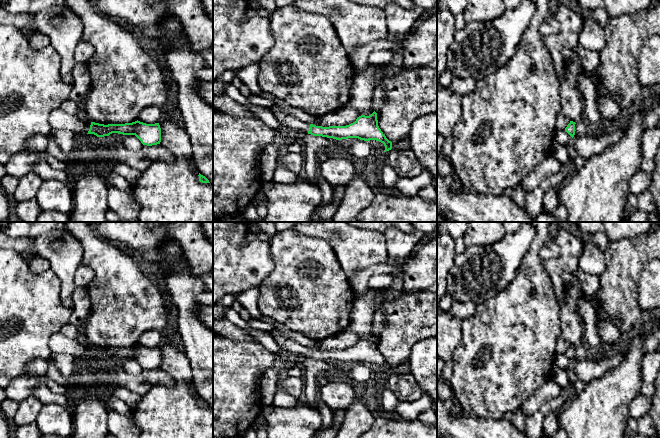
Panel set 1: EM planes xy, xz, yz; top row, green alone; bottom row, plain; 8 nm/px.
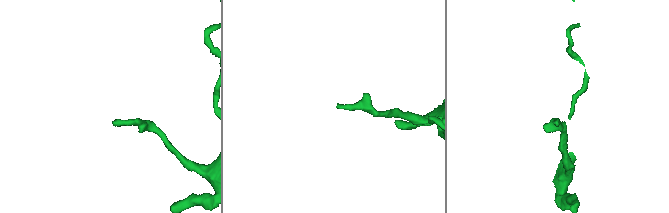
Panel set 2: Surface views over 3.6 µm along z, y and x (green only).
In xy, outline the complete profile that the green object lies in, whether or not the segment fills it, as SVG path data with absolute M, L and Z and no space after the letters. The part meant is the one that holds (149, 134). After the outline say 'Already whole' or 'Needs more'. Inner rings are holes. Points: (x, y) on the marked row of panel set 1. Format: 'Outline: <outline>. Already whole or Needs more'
Outline: M140 121L125 124L99 124L91 122L88 134L97 137L109 136L112 133L135 135L143 145L152 146L161 142L161 128L159 123L146 124Z. Already whole

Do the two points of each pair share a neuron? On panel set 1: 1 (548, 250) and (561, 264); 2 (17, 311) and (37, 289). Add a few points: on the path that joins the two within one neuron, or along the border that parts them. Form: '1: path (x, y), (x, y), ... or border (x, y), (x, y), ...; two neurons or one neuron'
1: border (554, 239), (559, 254), (543, 261); two neurons
2: path (22, 306), (34, 294); one neuron

